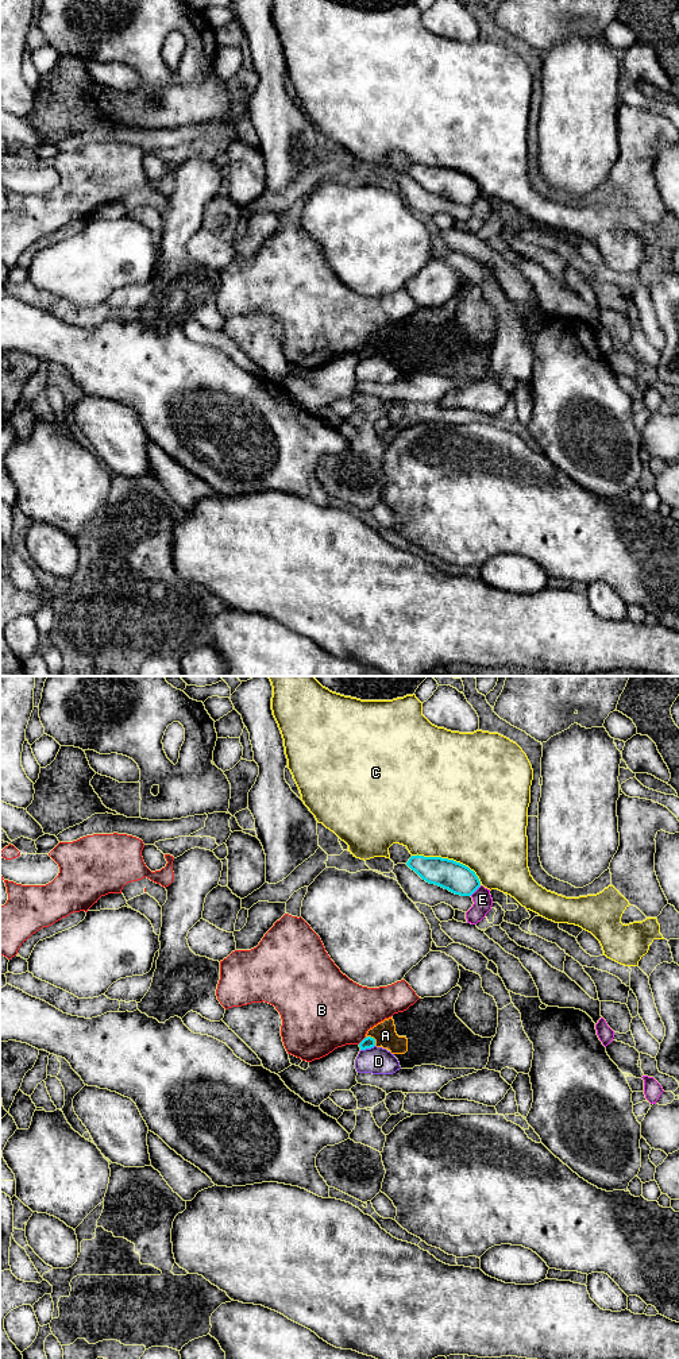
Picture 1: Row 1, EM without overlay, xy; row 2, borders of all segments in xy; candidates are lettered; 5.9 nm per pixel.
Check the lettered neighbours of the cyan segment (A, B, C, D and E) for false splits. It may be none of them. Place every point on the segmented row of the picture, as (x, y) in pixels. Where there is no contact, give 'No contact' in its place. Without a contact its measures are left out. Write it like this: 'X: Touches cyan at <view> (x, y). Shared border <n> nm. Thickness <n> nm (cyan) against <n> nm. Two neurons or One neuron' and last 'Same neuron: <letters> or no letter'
A: Touches cyan at xy (374, 1039). Shared border 80 nm. Thickness 70 nm (cyan) against 140 nm. Two neurons
B: Touches cyan at xy (362, 1041). Shared border 60 nm. Thickness 70 nm (cyan) against 440 nm. Two neurons
C: Touches cyan at xy (450, 860). Shared border 460 nm. Thickness 180 nm (cyan) against 480 nm. Two neurons
D: Touches cyan at xy (367, 1047). Shared border 90 nm. Thickness 70 nm (cyan) against 160 nm. Two neurons
E: Touches cyan at xy (475, 890). Shared border 90 nm. Thickness 180 nm (cyan) against 110 nm. Two neurons
Same neuron: no letter

